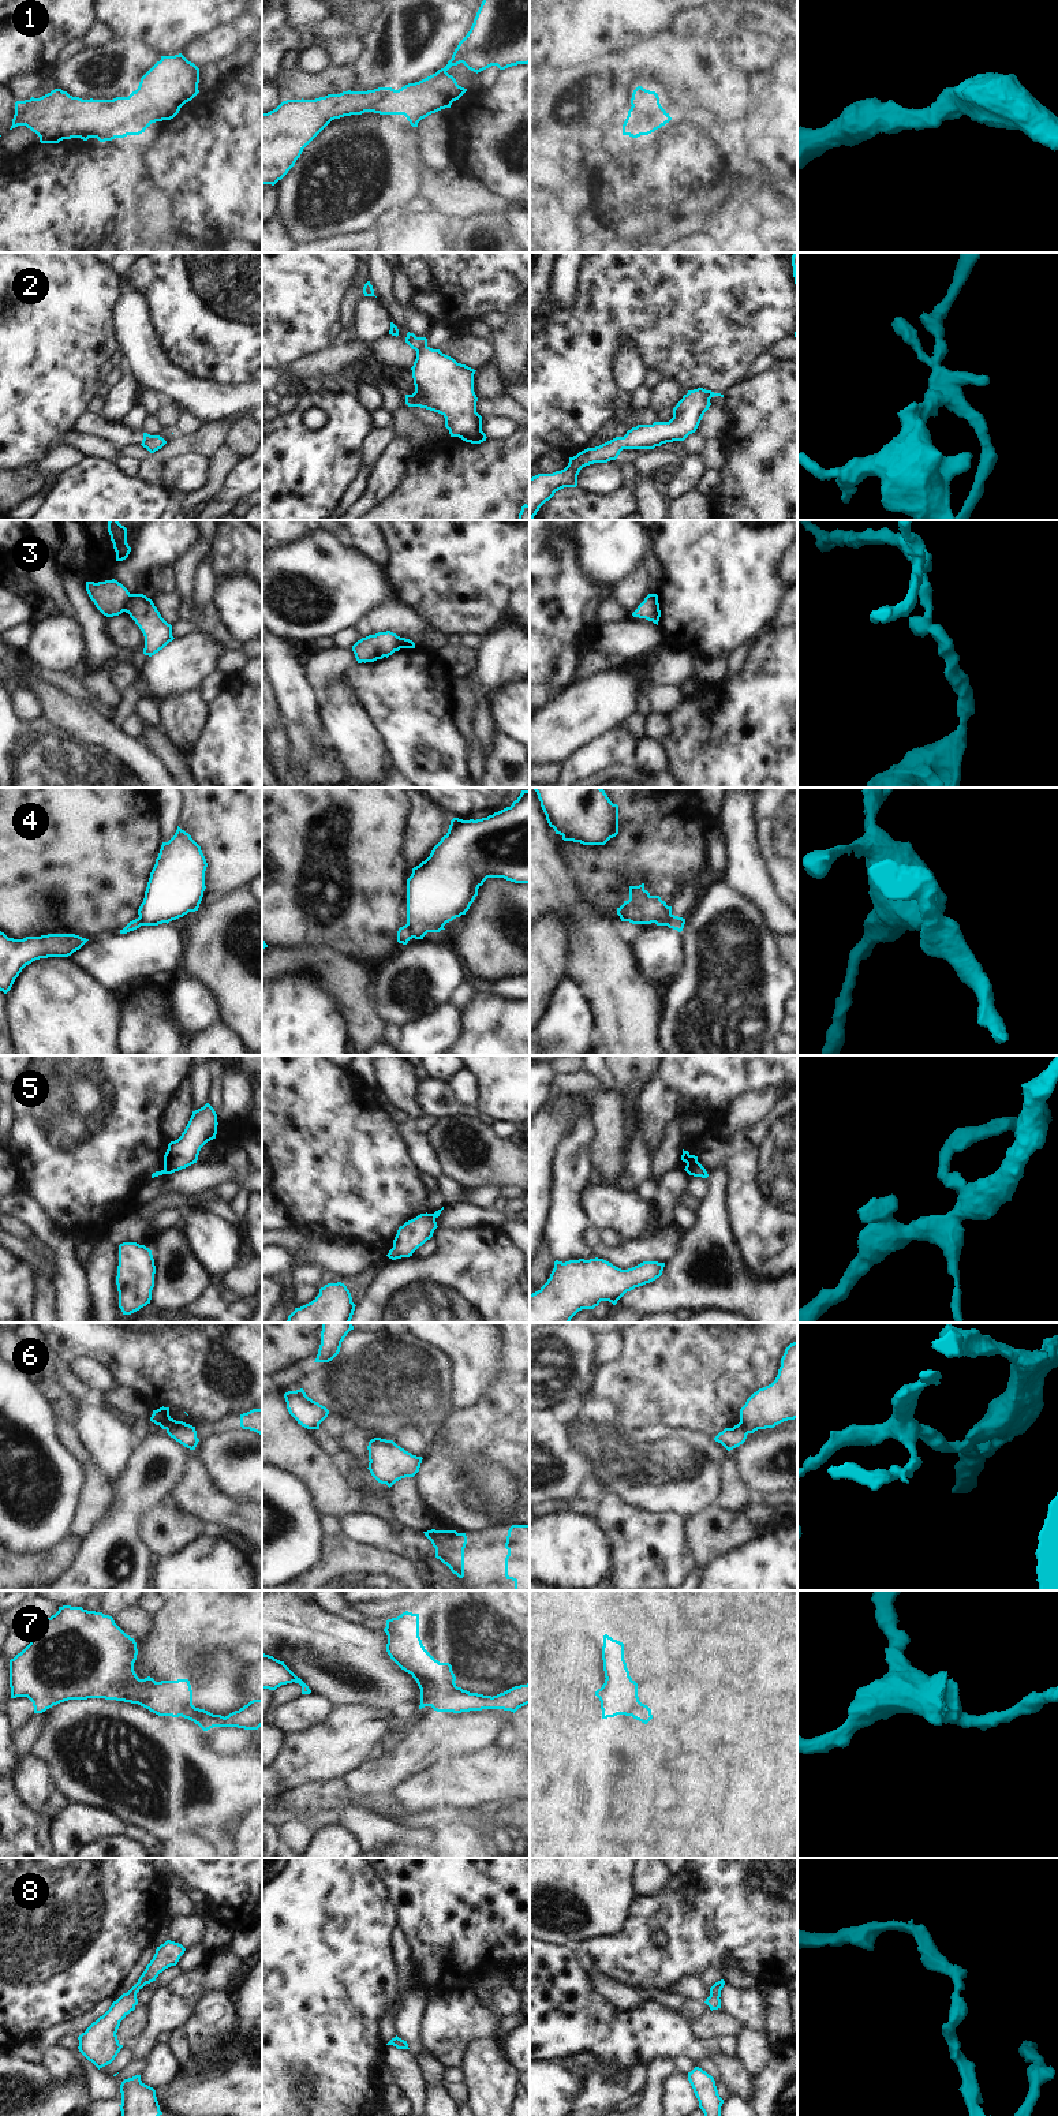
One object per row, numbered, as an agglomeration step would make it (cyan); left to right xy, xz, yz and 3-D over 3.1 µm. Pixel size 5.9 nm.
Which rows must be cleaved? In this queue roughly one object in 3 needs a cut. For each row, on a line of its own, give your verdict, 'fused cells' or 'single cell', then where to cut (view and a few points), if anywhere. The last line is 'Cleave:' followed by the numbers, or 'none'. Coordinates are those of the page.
1: single cell; cut none
2: single cell; cut none
3: fused cells; cut xy (134, 594), (124, 610)
4: fused cells; cut xz (406, 924), (414, 937)
5: fused cells; cut yz (698, 1162), (688, 1173)
6: fused cells; cut xy (184, 1423), (165, 1428)
7: fused cells; cut xz (458, 1688), (449, 1693), (440, 1693), (429, 1705)
8: single cell; cut none
Cleave: 3, 4, 5, 6, 7

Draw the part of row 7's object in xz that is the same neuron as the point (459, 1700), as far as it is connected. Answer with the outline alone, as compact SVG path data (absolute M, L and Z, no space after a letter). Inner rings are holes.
M530 1683L515 1686L497 1696L483 1696L470 1693L457 1687L451 1694L441 1693L430 1704L437 1712L470 1712L482 1709L504 1709L516 1712L519 1708L530 1704Z

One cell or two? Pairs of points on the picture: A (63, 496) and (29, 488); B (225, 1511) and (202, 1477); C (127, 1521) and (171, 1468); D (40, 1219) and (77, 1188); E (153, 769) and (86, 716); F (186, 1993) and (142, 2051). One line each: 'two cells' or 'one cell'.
A: two cells
B: one cell
C: one cell
D: two cells
E: one cell
F: one cell

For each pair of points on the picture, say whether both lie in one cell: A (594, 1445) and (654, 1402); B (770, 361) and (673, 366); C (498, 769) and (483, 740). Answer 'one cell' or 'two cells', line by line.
A: two cells
B: two cells
C: two cells

